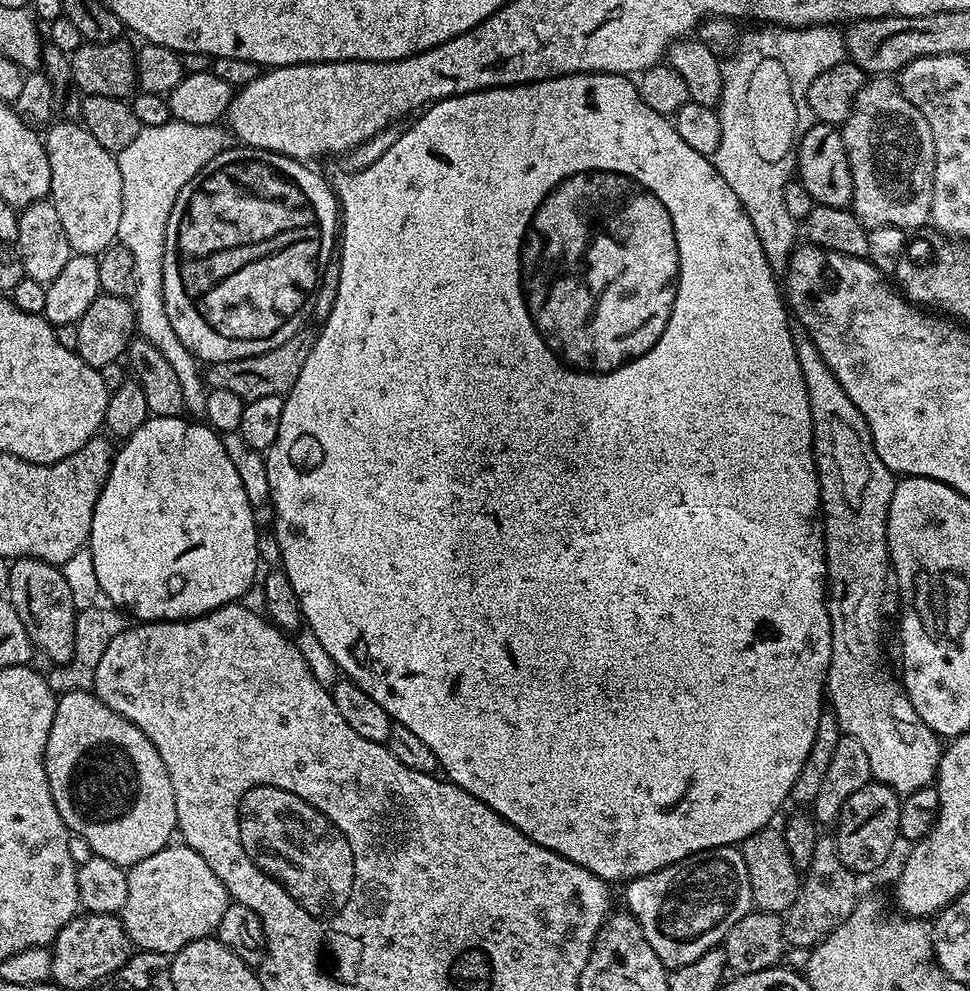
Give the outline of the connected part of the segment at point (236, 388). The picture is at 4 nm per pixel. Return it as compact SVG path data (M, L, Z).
M305 326L296 335L286 338L282 346L274 350L266 350L253 356L237 356L230 362L208 364L203 369L202 377L209 389L231 390L245 402L254 398L285 397L292 391L294 382L298 382L298 374L302 374L302 366L306 366L306 358L310 358L310 350L314 350L316 332Z

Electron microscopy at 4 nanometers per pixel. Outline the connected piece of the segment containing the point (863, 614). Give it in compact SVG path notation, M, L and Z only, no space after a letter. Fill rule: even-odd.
M807 334L794 335L794 346L798 354L798 366L802 366L802 378L806 382L806 390L810 398L810 414L812 415L812 455L816 458L816 476L820 479L820 502L822 505L822 527L824 529L824 560L828 563L826 596L828 602L828 617L830 618L830 630L832 631L832 657L830 658L830 666L828 667L826 696L830 704L832 700L830 711L836 716L836 720L840 724L841 733L845 736L858 738L860 745L866 749L866 754L870 757L872 780L878 784L890 785L895 792L907 794L919 788L929 787L929 785L935 781L936 770L940 767L942 740L941 737L930 730L930 726L926 726L926 722L922 722L922 718L918 718L918 710L914 710L910 698L904 692L901 681L899 679L891 680L891 678L880 669L880 599L884 596L884 583L886 583L887 580L889 583L890 580L890 561L888 559L888 503L894 494L898 480L894 473L882 462L882 458L878 458L876 447L872 441L872 435L868 429L868 423L862 418L858 406L854 406L854 402L850 402L846 390L842 390L842 386L838 382L838 378L834 378L830 366L826 366L822 354L818 350L818 346L814 346L814 342Z

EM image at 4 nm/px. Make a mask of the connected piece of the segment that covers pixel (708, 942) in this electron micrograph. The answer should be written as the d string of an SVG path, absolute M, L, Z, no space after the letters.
M736 846L707 848L705 852L687 856L685 860L674 862L662 870L627 881L623 888L627 911L640 923L642 934L646 934L646 942L654 946L654 954L658 954L664 967L669 970L686 966L686 962L702 958L706 950L723 945L729 930L754 908L750 874L746 874L746 862Z

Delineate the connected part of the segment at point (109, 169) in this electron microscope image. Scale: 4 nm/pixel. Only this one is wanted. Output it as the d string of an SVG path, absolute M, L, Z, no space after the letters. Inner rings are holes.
M60 120L42 136L46 158L50 162L50 199L58 218L66 229L66 239L70 241L77 256L99 257L100 253L117 243L118 221L122 218L122 174L113 153L107 152L98 138L86 130L83 123Z

